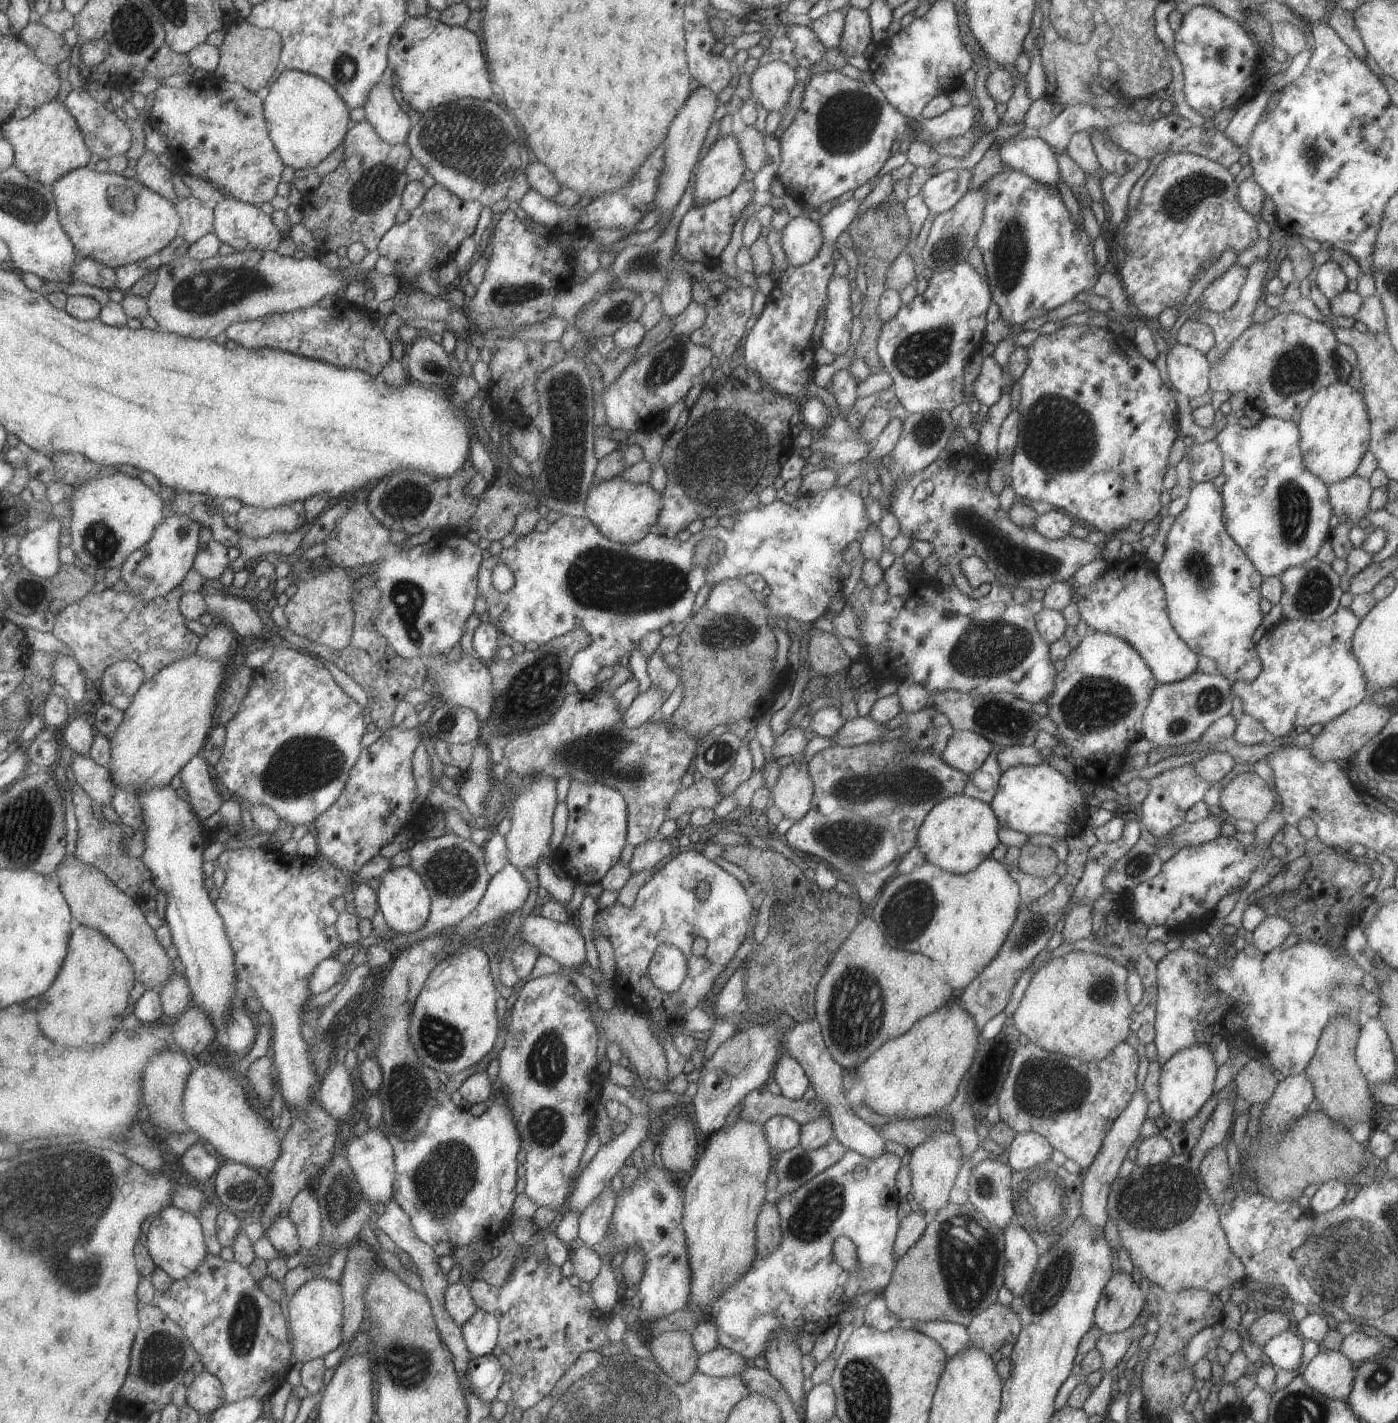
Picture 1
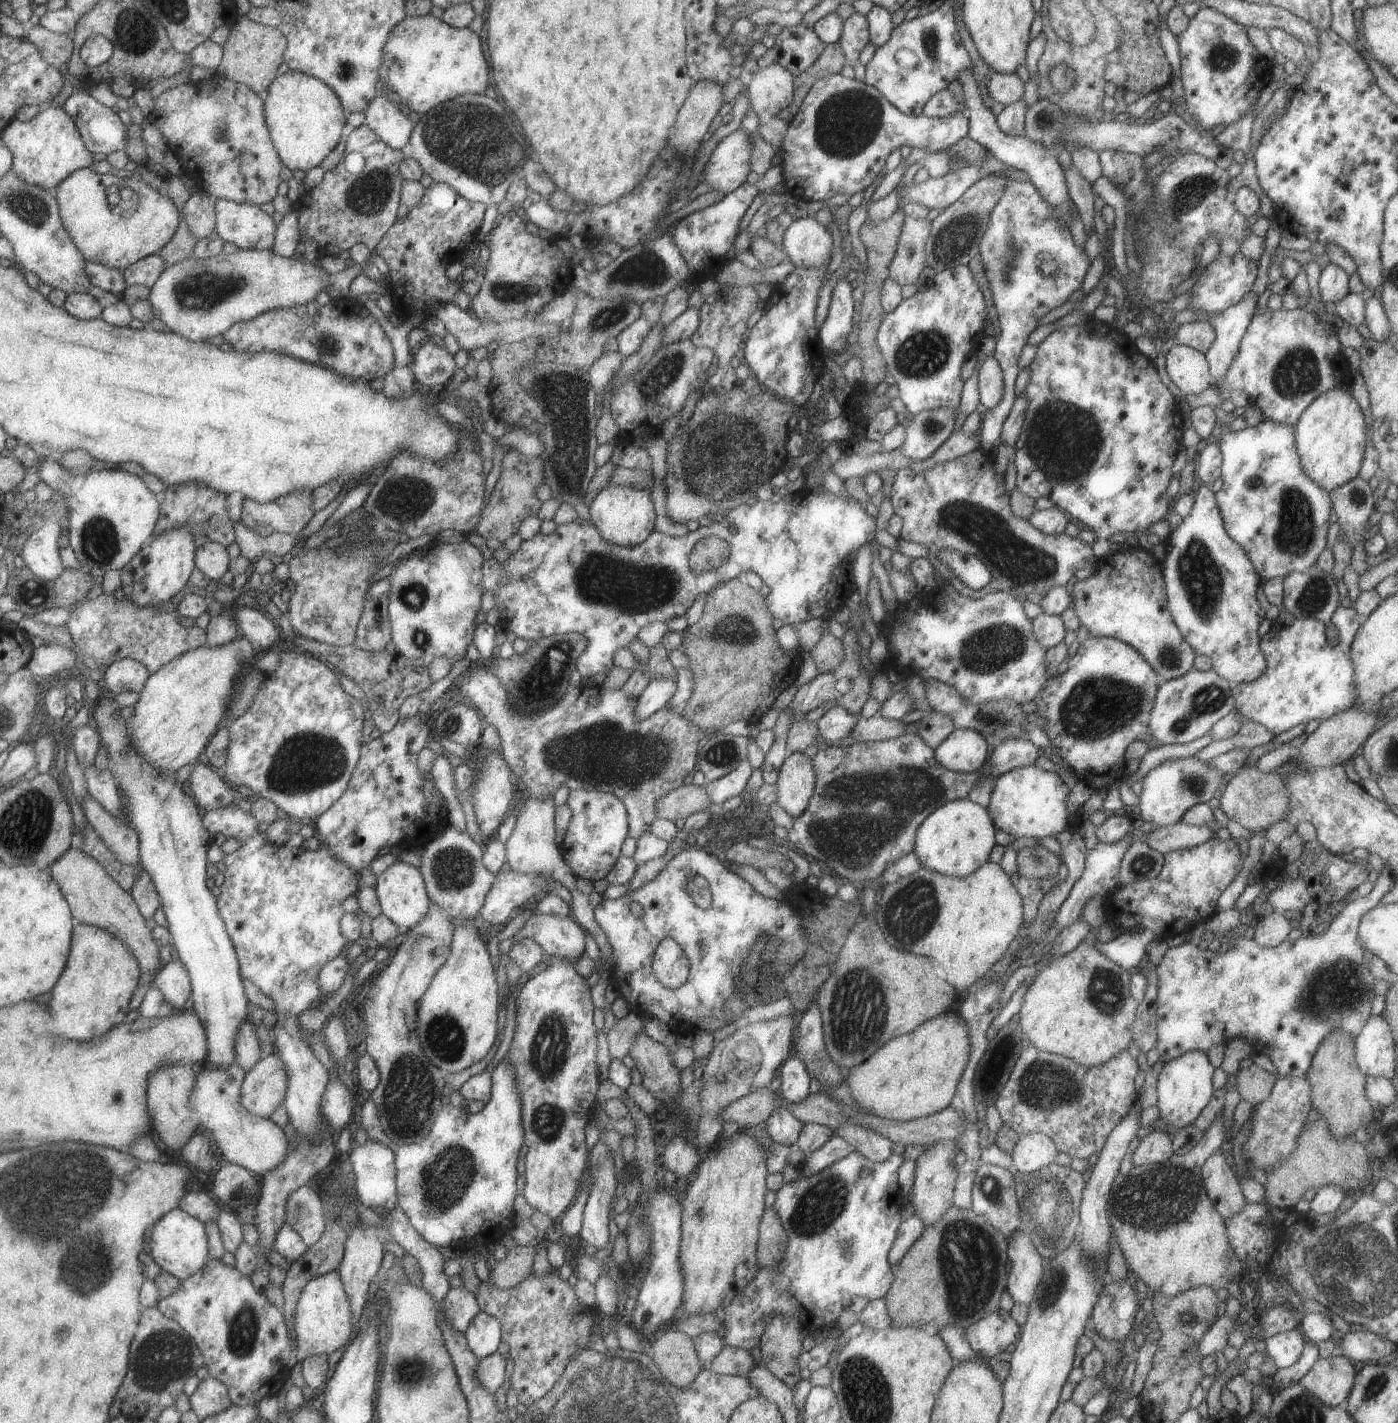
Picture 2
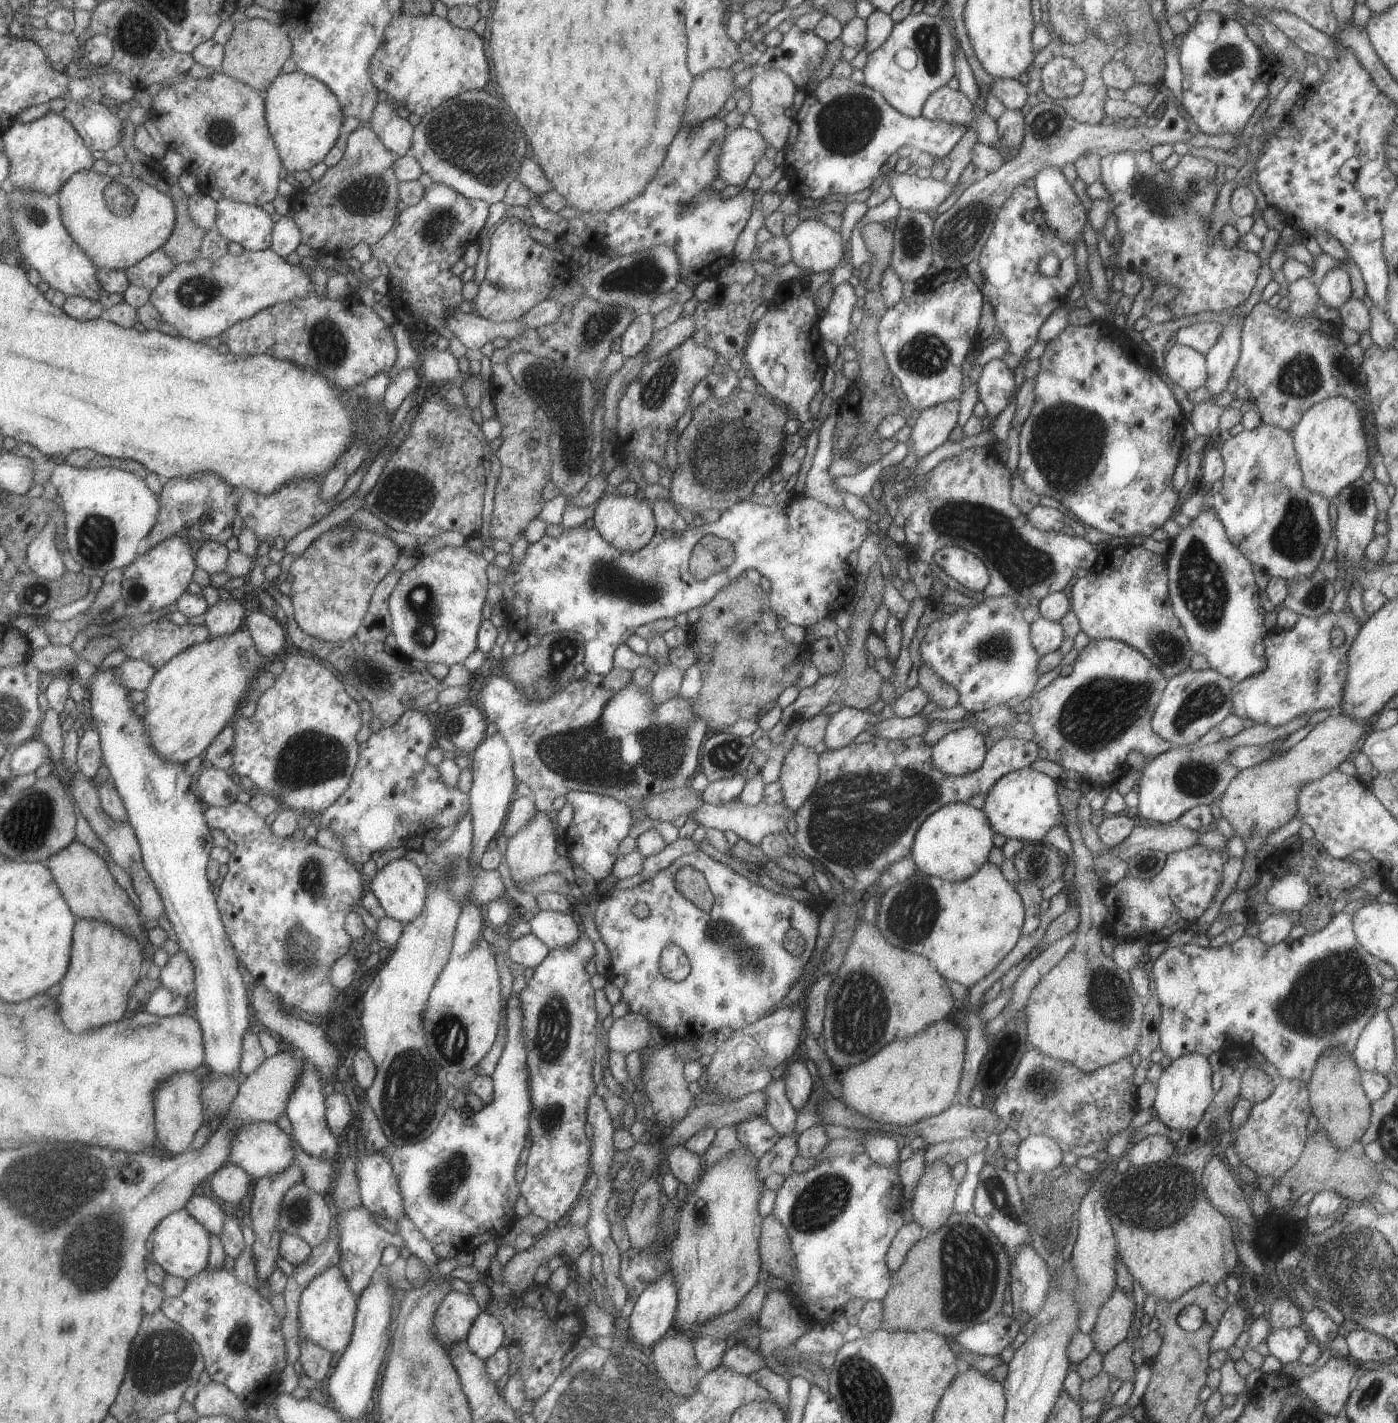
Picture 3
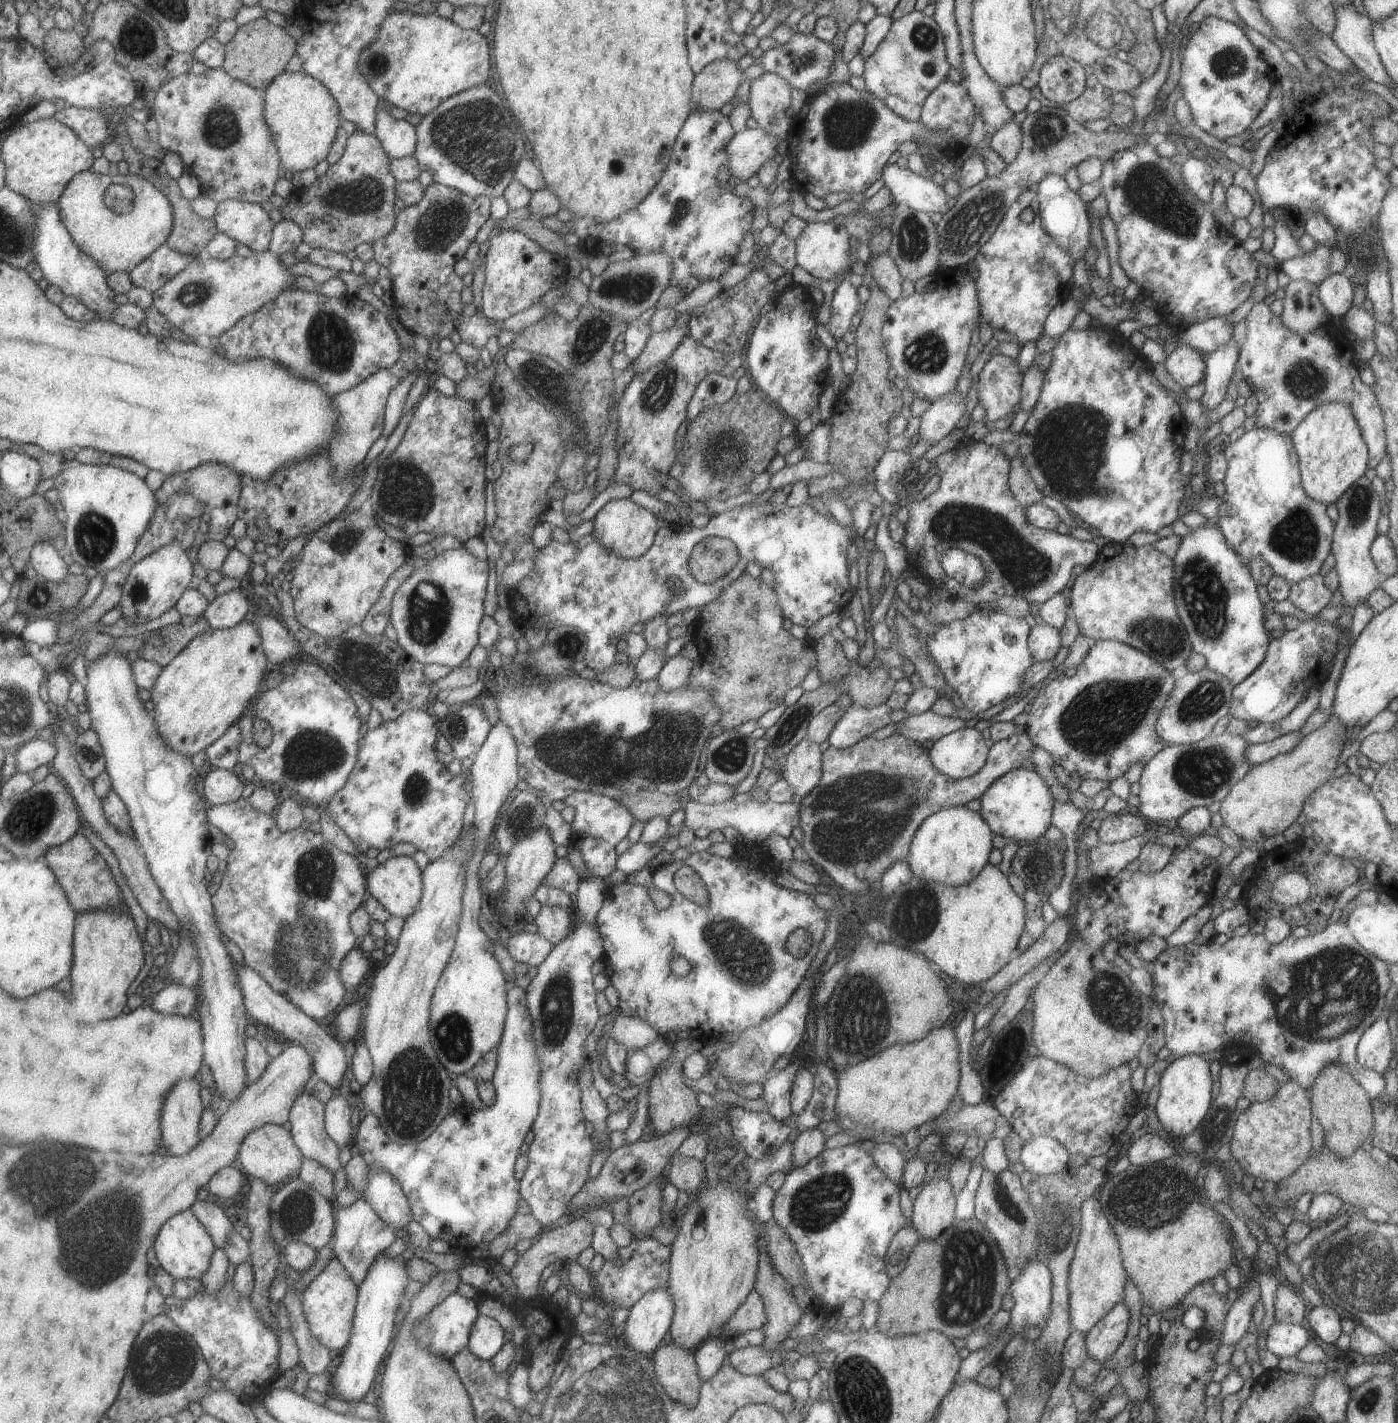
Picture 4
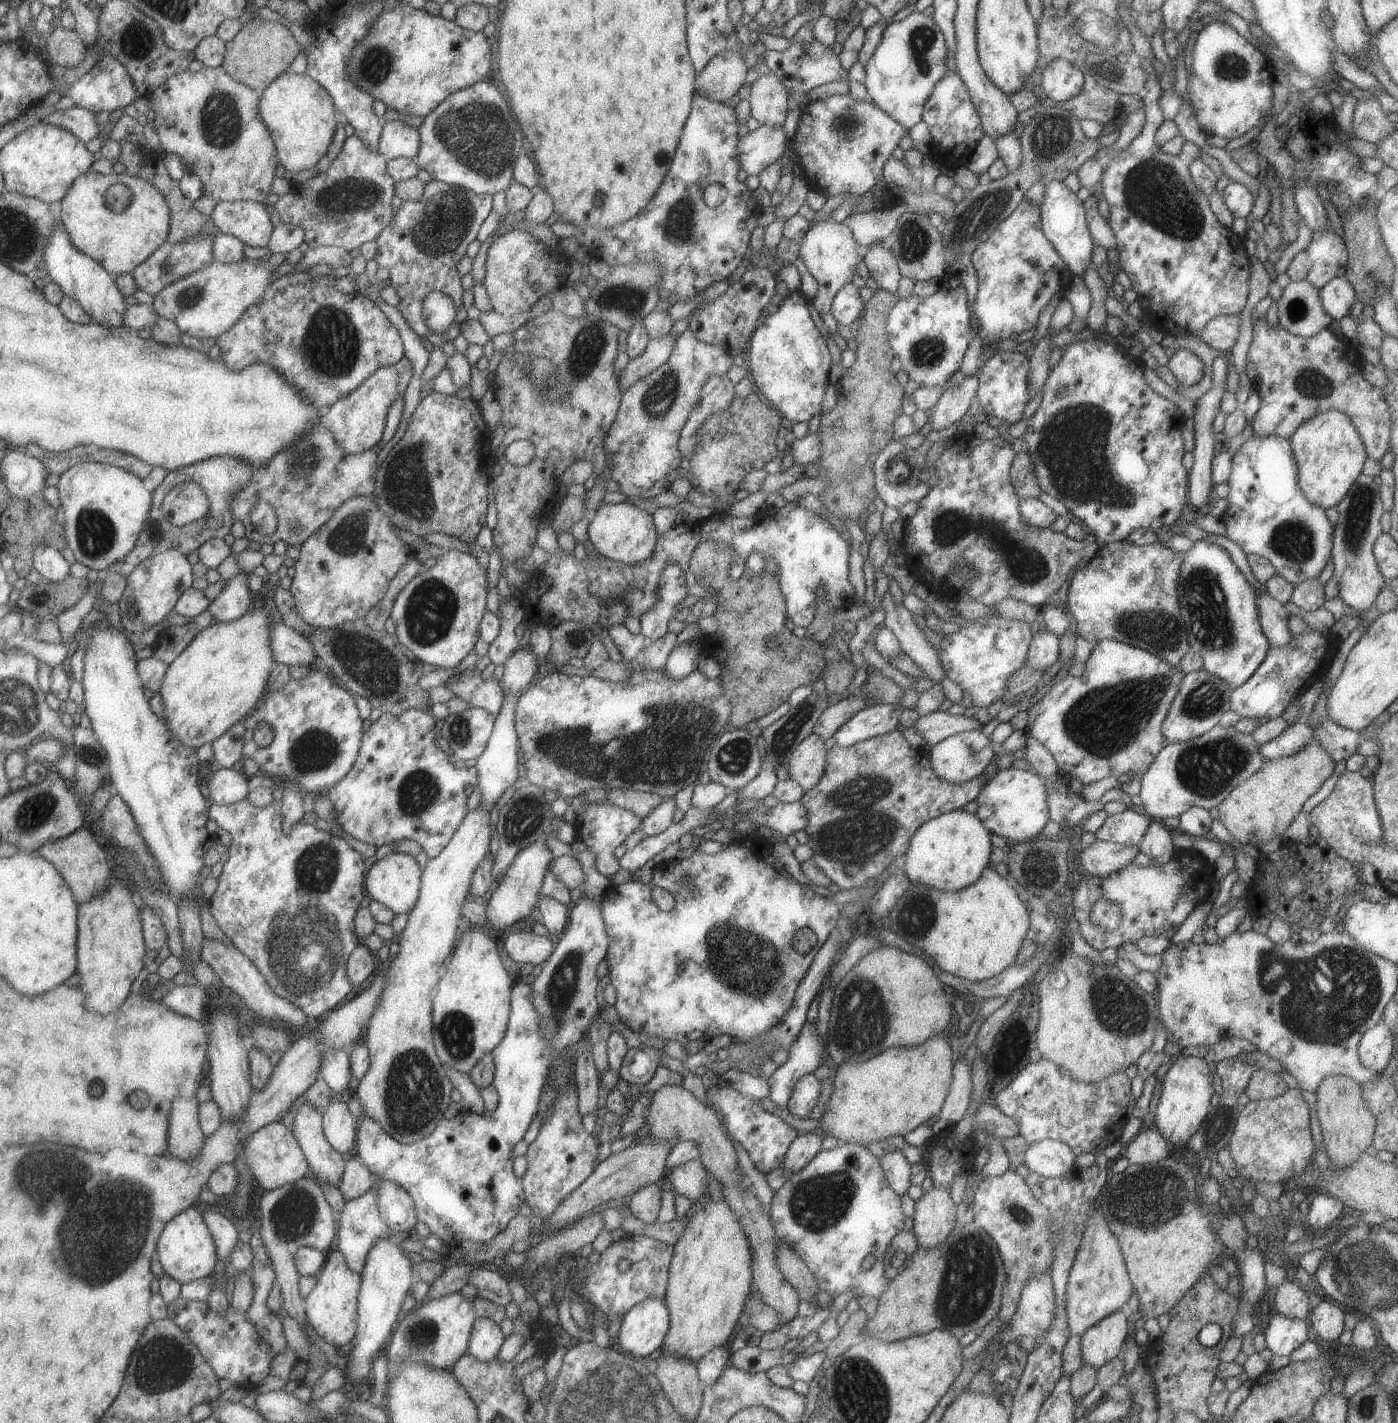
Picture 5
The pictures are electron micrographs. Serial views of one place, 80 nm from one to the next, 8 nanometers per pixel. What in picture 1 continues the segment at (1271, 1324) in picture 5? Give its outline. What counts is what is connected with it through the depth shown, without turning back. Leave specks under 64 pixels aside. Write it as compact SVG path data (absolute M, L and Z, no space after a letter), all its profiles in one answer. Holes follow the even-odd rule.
M1290 1327L1265 1342L1261 1349L1262 1356L1269 1359L1273 1368L1294 1372L1301 1362L1302 1340L1294 1328Z

